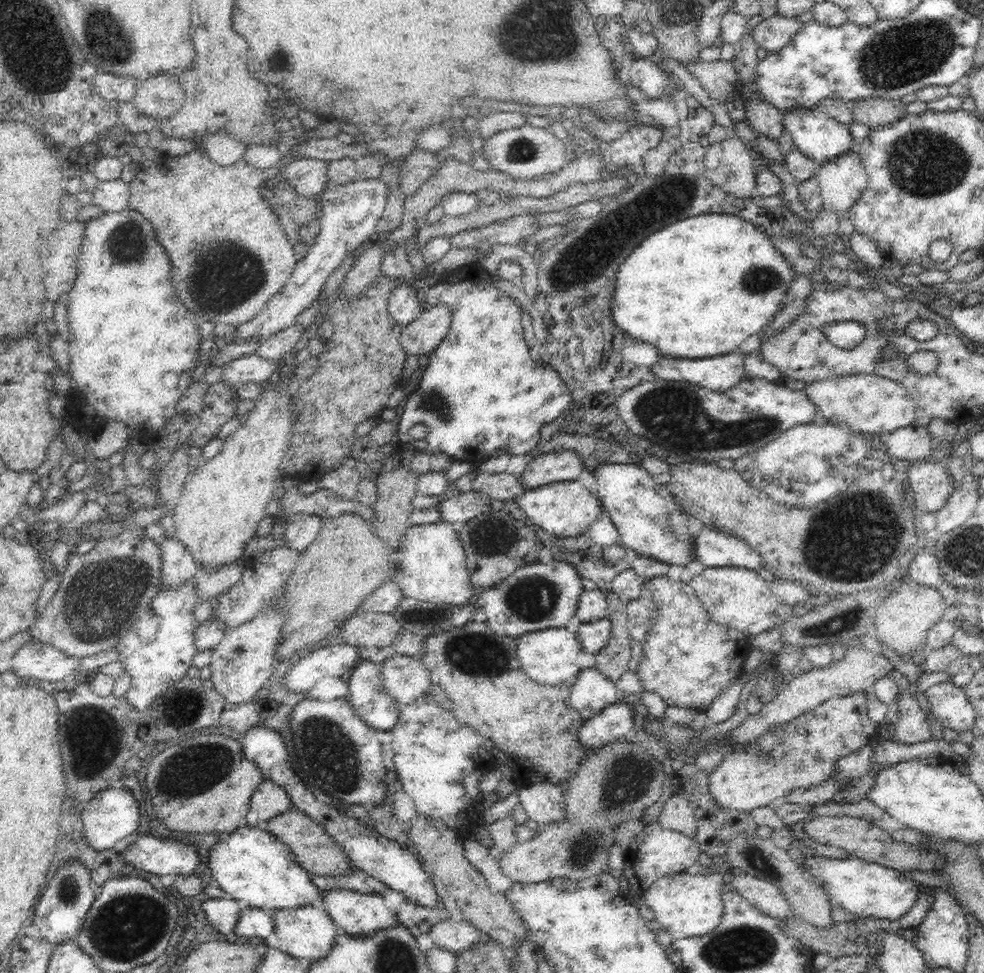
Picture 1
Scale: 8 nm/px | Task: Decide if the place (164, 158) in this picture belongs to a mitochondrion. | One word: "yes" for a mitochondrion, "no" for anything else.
no

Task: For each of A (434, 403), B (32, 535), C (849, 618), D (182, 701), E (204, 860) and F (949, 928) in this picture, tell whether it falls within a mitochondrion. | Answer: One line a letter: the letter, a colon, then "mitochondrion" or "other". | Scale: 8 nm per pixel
A: mitochondrion
B: other
C: mitochondrion
D: mitochondrion
E: other
F: other

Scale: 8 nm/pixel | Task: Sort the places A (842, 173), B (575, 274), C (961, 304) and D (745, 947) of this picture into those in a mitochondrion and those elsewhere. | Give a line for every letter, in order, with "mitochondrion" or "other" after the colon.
A: other
B: mitochondrion
C: other
D: mitochondrion

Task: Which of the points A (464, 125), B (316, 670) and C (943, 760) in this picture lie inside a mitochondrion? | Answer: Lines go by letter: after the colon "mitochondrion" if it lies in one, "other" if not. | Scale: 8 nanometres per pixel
A: other
B: other
C: other

